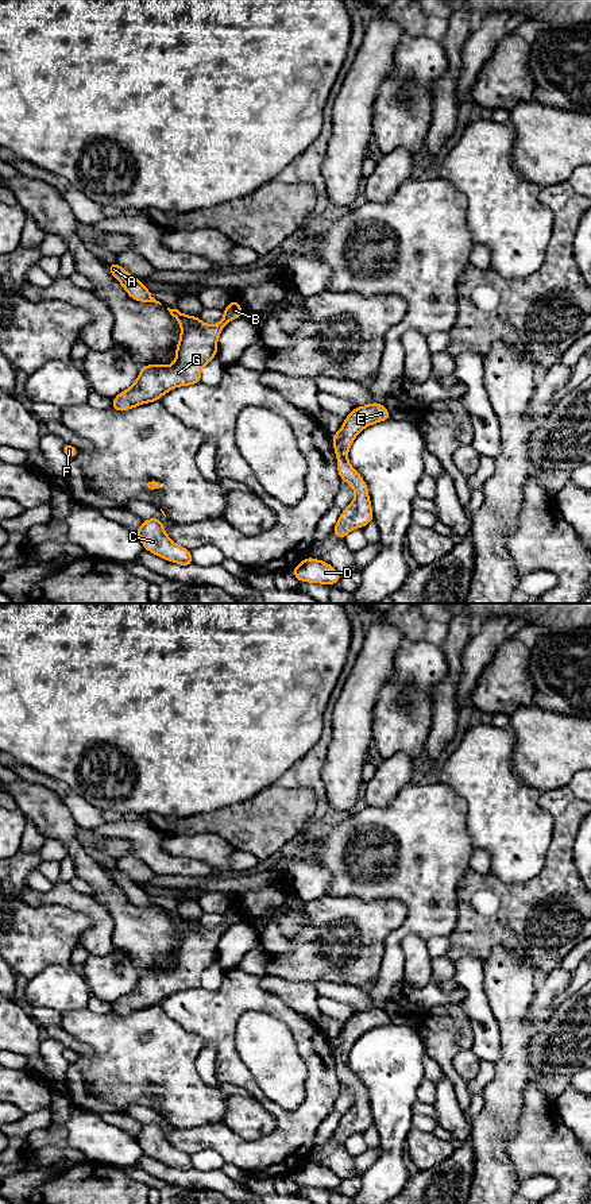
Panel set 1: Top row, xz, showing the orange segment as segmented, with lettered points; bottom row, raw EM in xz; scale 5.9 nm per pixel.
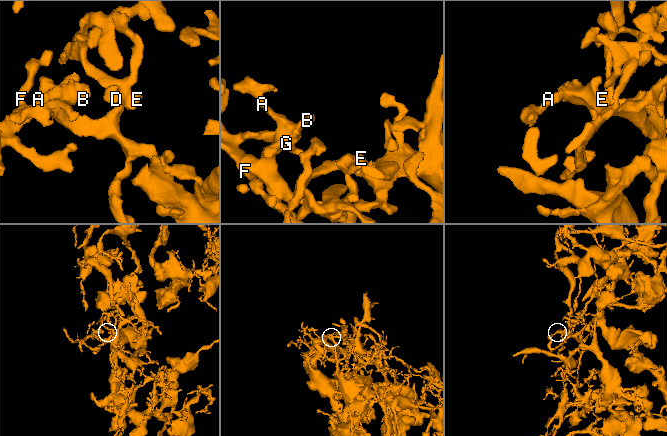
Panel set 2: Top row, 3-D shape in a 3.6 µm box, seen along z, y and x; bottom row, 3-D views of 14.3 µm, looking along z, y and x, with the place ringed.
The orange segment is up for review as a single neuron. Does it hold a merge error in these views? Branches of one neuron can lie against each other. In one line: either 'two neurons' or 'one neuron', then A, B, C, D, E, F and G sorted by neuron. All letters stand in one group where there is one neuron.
one neuron; groups A B C D E F G

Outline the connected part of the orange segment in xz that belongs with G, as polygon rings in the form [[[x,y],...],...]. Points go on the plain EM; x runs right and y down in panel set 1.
[[[231,906],[223,915],[224,922],[213,930],[198,921],[188,921],[167,912],[181,930],[173,969],[143,969],[136,985],[112,1004],[112,1014],[127,1016],[143,1008],[159,1006],[163,999],[178,992],[201,987],[201,975],[217,961],[217,945],[223,933],[242,922],[240,906]]]

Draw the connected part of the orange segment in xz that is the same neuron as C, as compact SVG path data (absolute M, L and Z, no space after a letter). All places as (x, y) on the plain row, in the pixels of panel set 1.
M159 1123L144 1124L135 1137L146 1155L184 1172L193 1169L192 1155L175 1149Z

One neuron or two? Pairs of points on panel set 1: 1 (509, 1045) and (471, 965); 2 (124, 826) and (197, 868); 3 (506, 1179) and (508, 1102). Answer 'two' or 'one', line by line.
1: two
2: one
3: one

